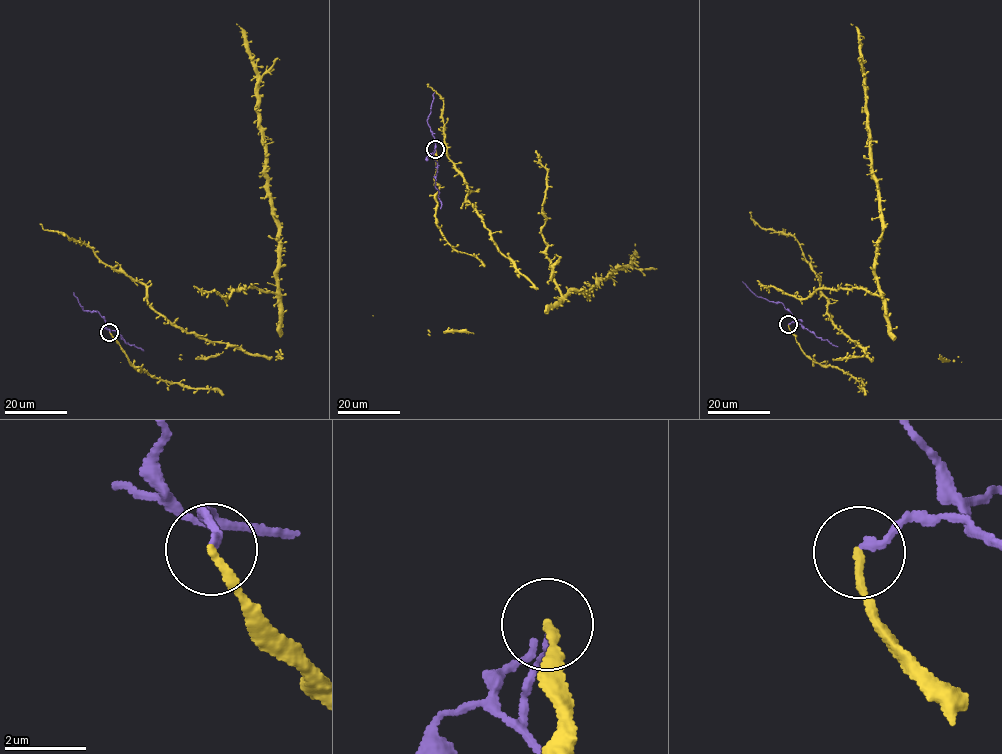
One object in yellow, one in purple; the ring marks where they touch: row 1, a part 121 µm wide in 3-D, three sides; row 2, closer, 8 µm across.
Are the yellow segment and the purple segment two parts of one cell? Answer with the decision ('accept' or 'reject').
reject

